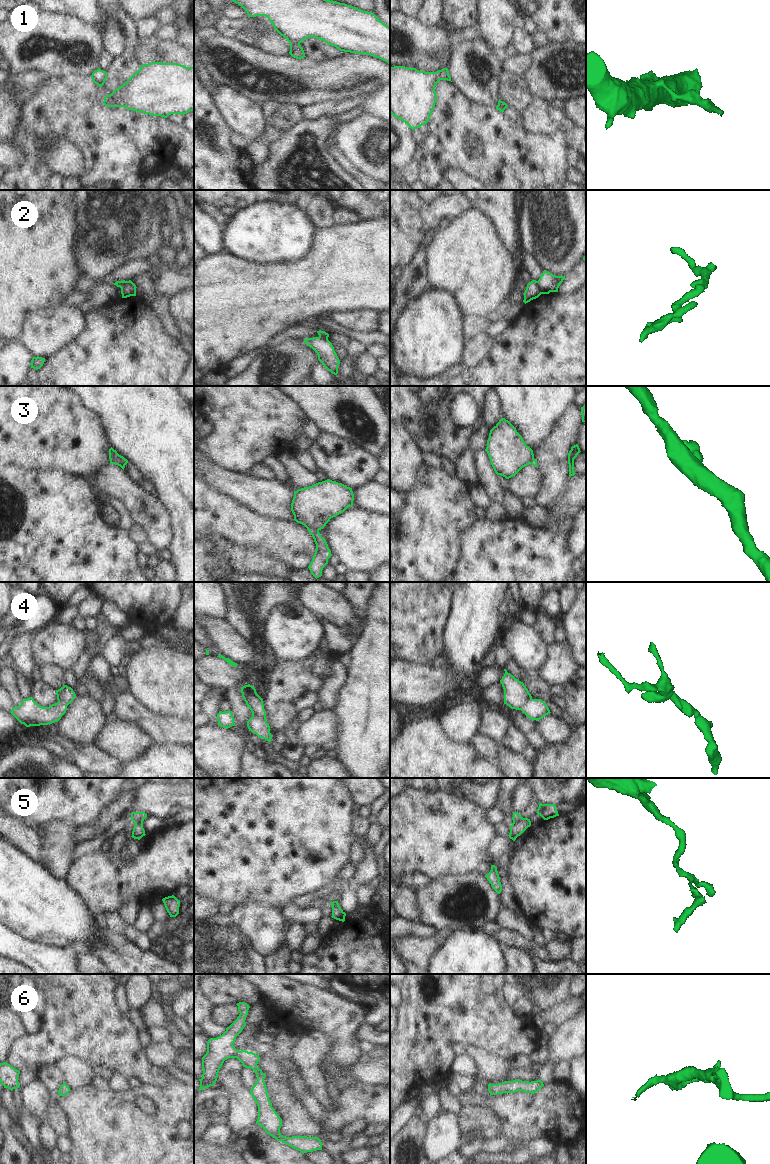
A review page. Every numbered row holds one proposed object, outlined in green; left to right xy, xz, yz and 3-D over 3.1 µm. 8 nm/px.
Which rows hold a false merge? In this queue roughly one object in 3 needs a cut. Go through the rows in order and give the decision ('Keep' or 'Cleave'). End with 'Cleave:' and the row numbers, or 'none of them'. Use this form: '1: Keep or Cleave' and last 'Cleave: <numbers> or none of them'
1: Keep
2: Cleave
3: Cleave
4: Cleave
5: Cleave
6: Keep
Cleave: 2, 3, 4, 5.

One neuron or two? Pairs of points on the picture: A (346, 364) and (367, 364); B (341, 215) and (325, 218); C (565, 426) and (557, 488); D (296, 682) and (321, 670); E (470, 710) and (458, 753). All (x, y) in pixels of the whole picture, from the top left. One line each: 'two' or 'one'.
A: two
B: two
C: one
D: two
E: two

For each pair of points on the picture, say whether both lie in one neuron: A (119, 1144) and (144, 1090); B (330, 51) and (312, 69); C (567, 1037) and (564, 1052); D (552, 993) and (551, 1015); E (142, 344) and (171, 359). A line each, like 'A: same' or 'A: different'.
A: same
B: different
C: same
D: different
E: same

